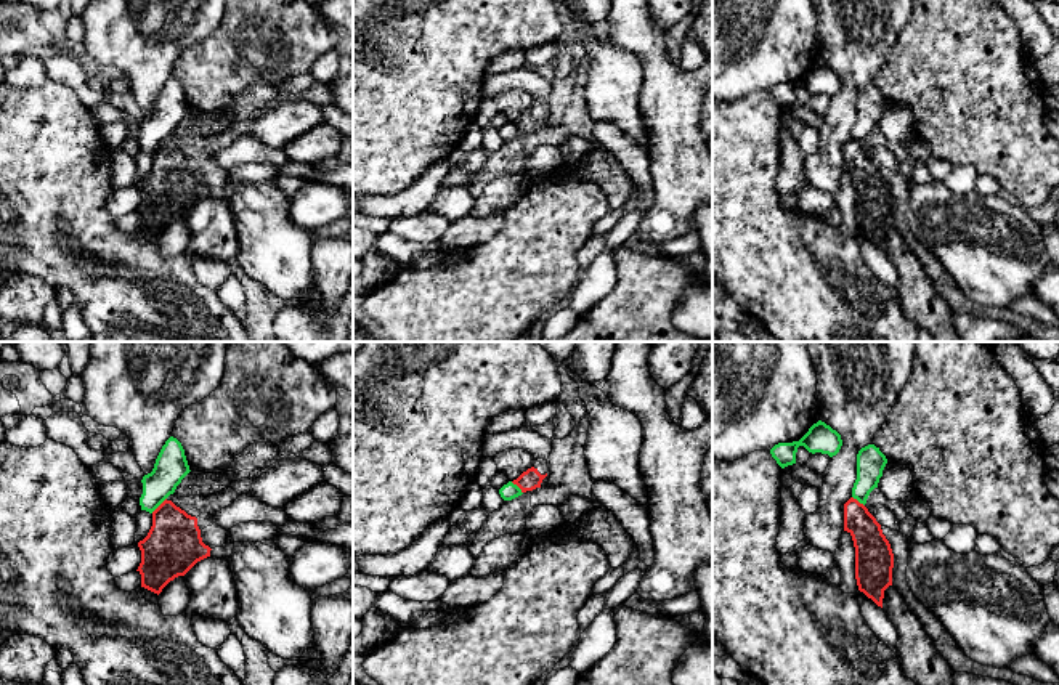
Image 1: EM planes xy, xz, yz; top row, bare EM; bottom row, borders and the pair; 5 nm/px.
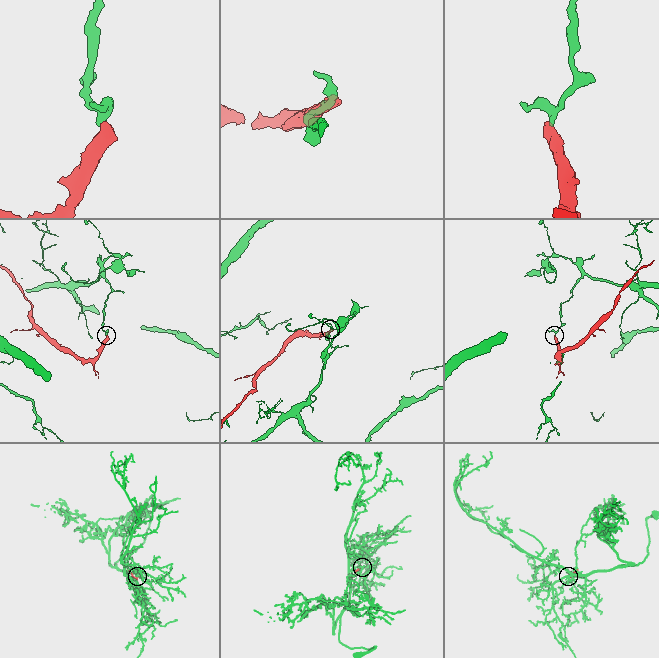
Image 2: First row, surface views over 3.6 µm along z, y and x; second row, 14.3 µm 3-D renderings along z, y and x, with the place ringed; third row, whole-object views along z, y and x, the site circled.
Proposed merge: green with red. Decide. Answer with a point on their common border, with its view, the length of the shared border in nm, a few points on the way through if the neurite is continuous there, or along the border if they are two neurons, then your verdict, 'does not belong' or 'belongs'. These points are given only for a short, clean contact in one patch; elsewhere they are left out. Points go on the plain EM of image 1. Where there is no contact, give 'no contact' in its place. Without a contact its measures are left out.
meets green in xy at (158, 146); contact 110 nm long; border along xy (166, 138), (151, 153); does not belong

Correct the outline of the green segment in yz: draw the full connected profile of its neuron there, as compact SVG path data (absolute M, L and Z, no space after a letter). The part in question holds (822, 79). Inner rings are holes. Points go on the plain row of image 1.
M818 61L799 82L778 83L770 90L770 95L777 104L785 109L796 104L796 93L799 87L804 87L812 95L822 93L833 98L839 93L842 80L836 71Z

